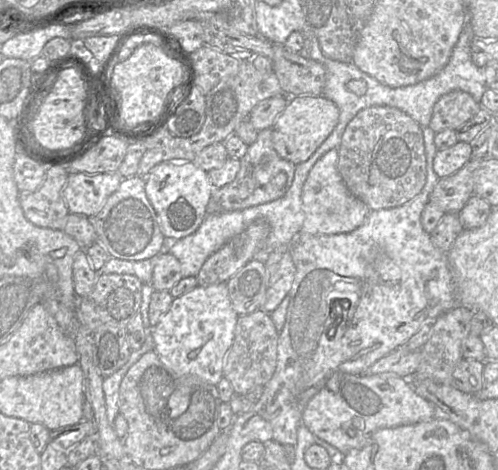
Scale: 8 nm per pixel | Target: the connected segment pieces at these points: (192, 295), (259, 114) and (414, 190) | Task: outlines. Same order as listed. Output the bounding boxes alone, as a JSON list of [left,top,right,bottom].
[[151,283,238,386],[249,95,339,165],[337,106,426,210]]

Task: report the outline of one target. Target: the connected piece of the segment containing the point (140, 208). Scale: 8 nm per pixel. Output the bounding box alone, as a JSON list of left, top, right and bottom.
[91,178,165,261]

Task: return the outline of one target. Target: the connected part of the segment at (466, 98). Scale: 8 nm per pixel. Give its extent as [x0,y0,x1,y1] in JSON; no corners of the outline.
[429,90,481,133]

